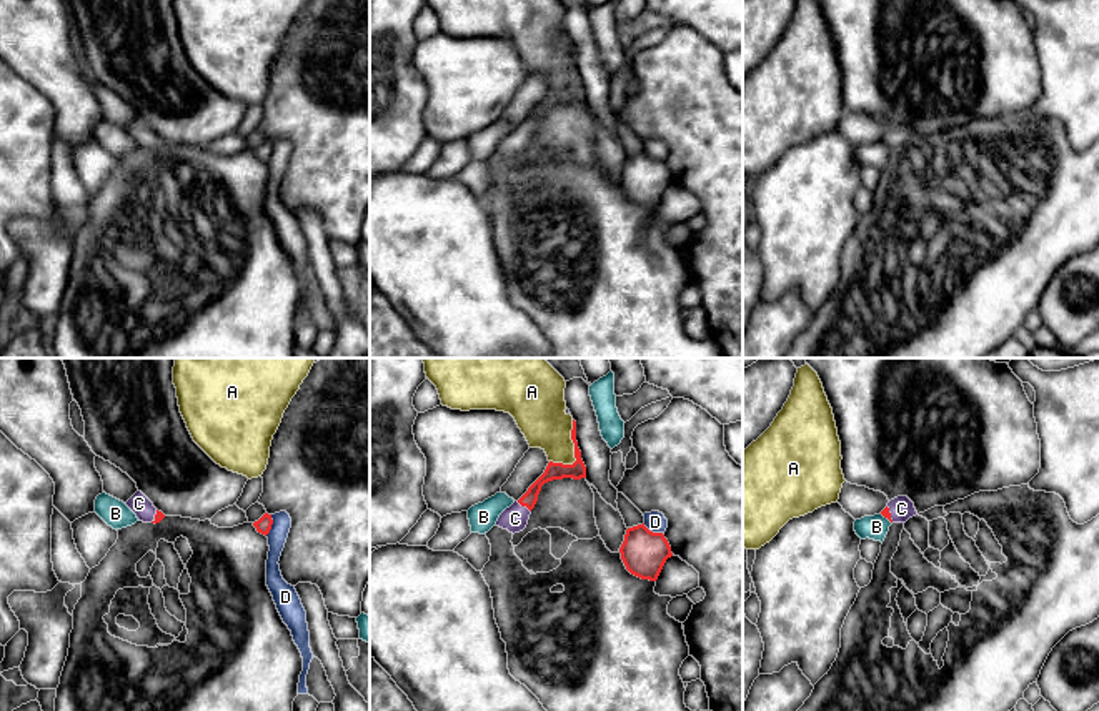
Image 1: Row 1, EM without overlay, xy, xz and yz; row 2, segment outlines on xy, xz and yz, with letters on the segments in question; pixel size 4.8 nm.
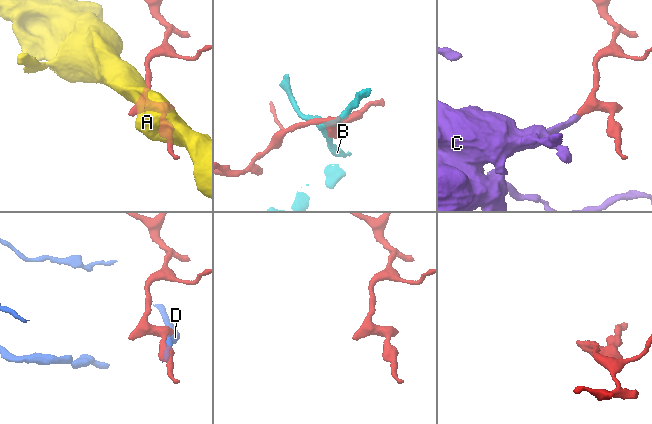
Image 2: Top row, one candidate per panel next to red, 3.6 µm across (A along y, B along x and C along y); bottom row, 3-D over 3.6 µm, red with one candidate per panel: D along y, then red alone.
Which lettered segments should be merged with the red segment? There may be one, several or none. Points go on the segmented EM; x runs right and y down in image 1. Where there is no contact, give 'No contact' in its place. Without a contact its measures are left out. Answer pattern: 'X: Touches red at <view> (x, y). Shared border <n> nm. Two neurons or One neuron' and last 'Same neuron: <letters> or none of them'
A: Touches red at xz (575, 453). Shared border 240 nm. Two neurons
B: Touches red at yz (886, 517). Shared border 80 nm. Two neurons
C: Touches red at xz (523, 505). Shared border 90 nm. One neuron
D: Touches red at xz (651, 532). Shared border 120 nm. Two neurons
Same neuron: C

